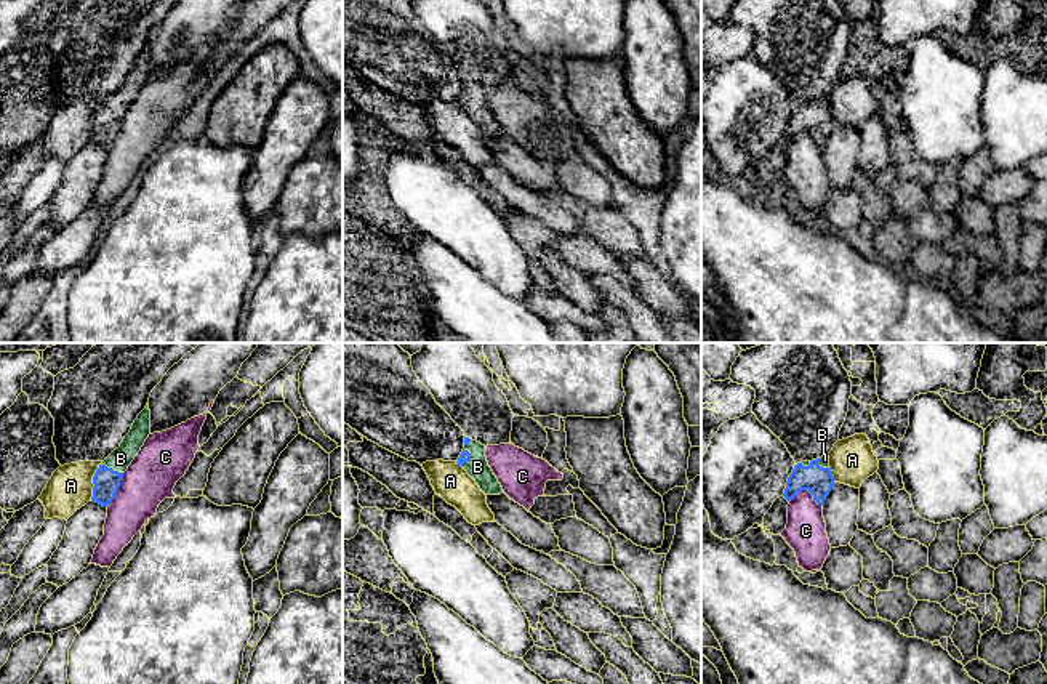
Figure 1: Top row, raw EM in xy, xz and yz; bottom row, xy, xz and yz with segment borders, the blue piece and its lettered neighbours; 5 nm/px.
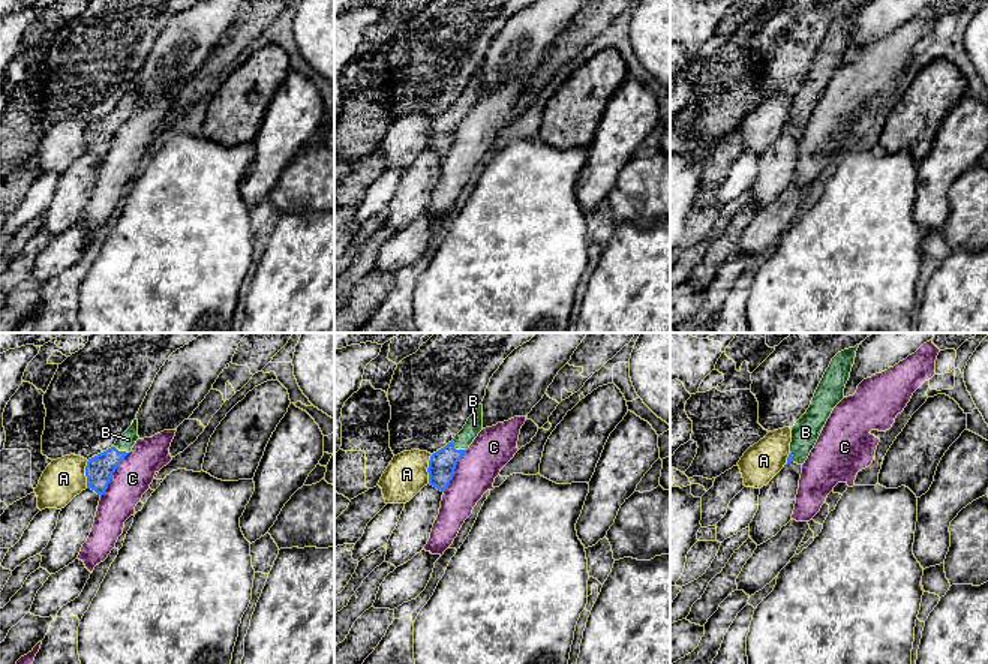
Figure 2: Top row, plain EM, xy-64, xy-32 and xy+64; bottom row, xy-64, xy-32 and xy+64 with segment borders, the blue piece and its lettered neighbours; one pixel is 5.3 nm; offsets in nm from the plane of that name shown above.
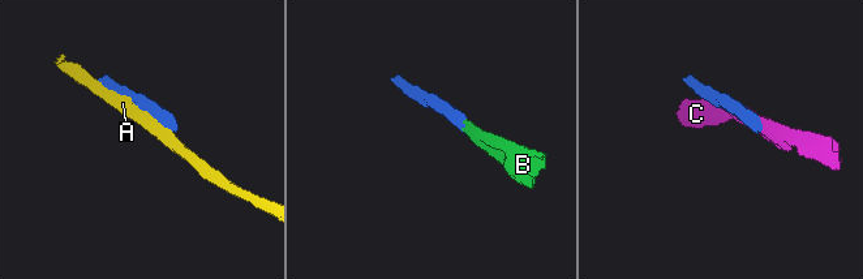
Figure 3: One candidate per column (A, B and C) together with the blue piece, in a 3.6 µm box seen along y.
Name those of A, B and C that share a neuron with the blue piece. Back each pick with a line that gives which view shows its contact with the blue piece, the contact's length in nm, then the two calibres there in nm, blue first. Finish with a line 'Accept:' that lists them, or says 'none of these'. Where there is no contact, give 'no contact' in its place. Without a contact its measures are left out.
B: xy | 120 nm | 130/110 nm
Accept: B

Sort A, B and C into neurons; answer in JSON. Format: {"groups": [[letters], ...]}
{"groups": [["A"], ["B"], ["C"]]}

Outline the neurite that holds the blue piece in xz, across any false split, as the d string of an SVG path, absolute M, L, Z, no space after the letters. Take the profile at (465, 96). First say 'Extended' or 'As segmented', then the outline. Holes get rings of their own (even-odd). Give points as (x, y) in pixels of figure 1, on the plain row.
Extended. M464 78L464 90L456 104L467 112L485 136L501 136L504 135L503 128L488 107L485 93L485 87Z

